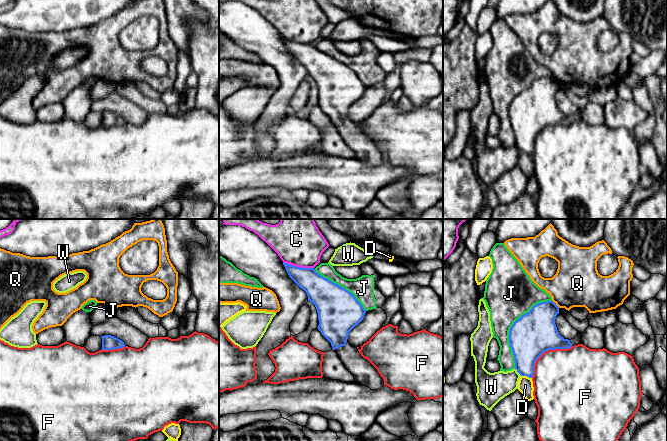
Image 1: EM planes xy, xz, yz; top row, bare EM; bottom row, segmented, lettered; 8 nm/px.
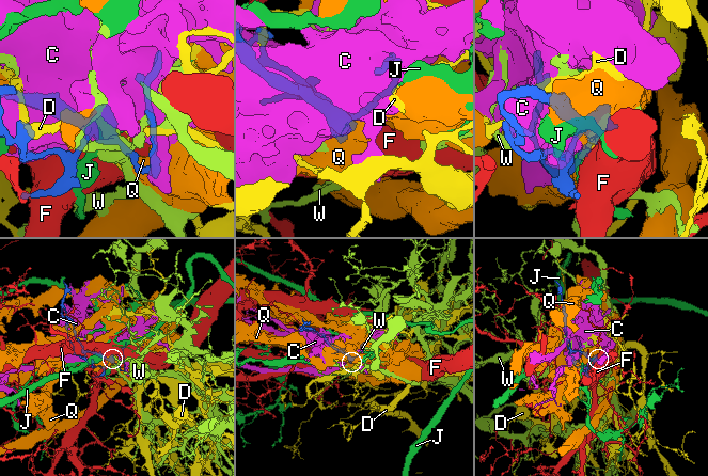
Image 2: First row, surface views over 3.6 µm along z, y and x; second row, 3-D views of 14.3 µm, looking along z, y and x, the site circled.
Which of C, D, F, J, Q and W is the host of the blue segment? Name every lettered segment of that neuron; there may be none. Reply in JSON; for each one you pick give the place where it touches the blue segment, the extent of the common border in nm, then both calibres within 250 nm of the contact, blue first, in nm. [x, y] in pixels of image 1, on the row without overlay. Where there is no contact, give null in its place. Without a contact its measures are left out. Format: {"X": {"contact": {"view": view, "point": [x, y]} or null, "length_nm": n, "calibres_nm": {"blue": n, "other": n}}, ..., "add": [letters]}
{"add": []}

